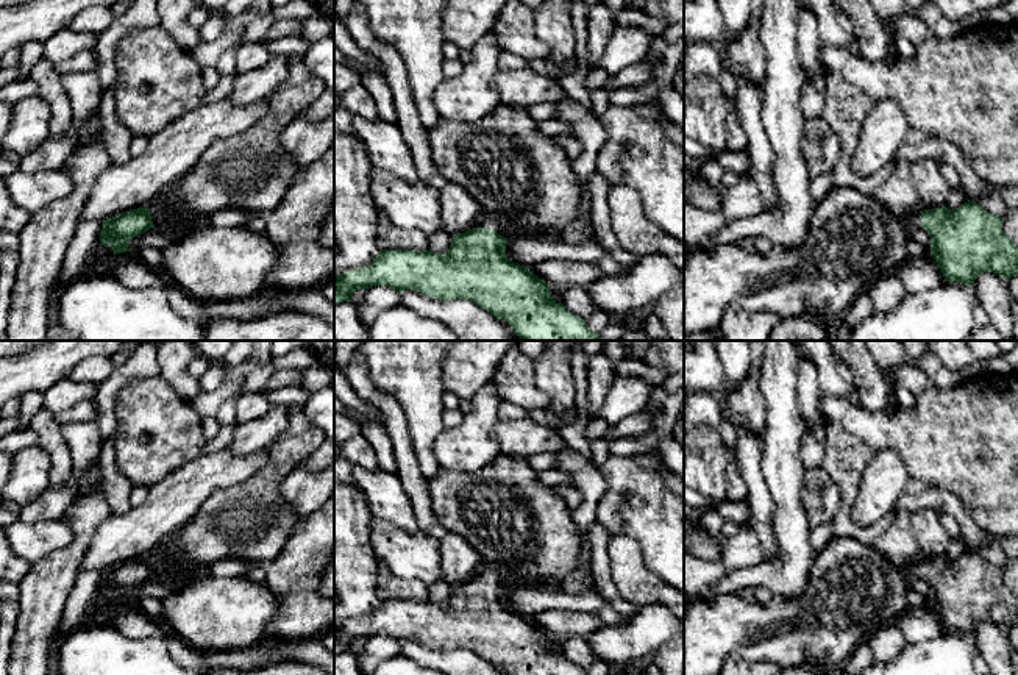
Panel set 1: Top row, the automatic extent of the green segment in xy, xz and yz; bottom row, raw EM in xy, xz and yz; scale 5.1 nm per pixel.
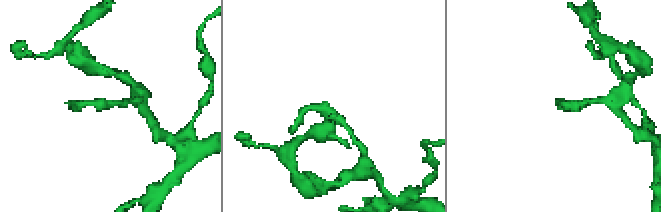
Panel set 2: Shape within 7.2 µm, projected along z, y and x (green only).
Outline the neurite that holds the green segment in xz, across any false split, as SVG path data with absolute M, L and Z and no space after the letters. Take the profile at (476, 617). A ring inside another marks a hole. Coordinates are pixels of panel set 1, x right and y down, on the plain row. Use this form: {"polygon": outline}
{"polygon": "M484 566L478 578L453 584L447 605L431 598L381 600L373 612L334 625L334 653L351 652L356 639L389 636L439 650L470 650L509 675L587 675L556 653L550 636L506 606L509 575Z"}

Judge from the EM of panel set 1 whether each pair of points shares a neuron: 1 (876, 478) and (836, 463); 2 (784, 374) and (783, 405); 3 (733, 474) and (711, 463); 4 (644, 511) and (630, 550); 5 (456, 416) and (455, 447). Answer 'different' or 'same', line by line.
1: different
2: same
3: different
4: different
5: different

